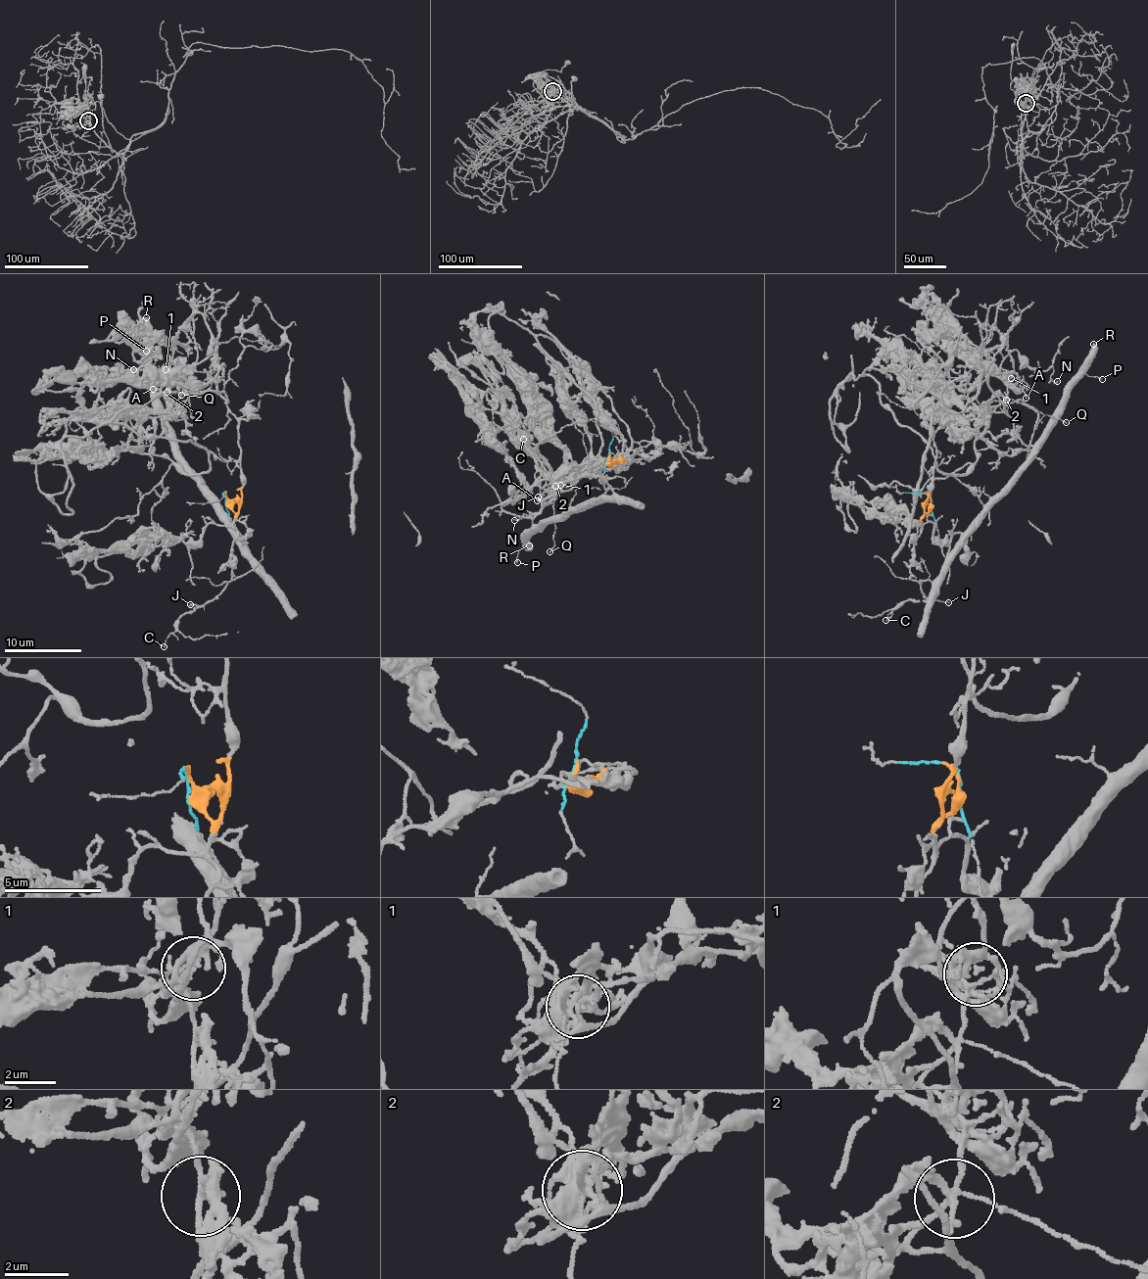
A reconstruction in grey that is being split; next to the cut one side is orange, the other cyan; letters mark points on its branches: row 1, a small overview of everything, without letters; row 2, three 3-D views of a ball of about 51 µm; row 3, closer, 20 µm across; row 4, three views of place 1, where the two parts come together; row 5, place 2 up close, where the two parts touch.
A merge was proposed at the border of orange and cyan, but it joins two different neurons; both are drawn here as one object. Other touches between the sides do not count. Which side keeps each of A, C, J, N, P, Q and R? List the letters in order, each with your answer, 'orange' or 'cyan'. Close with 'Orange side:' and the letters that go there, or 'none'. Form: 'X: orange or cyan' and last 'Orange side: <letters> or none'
A: orange
C: cyan
J: cyan
N: orange
P: cyan
Q: cyan
R: cyan
Orange side: A, N

